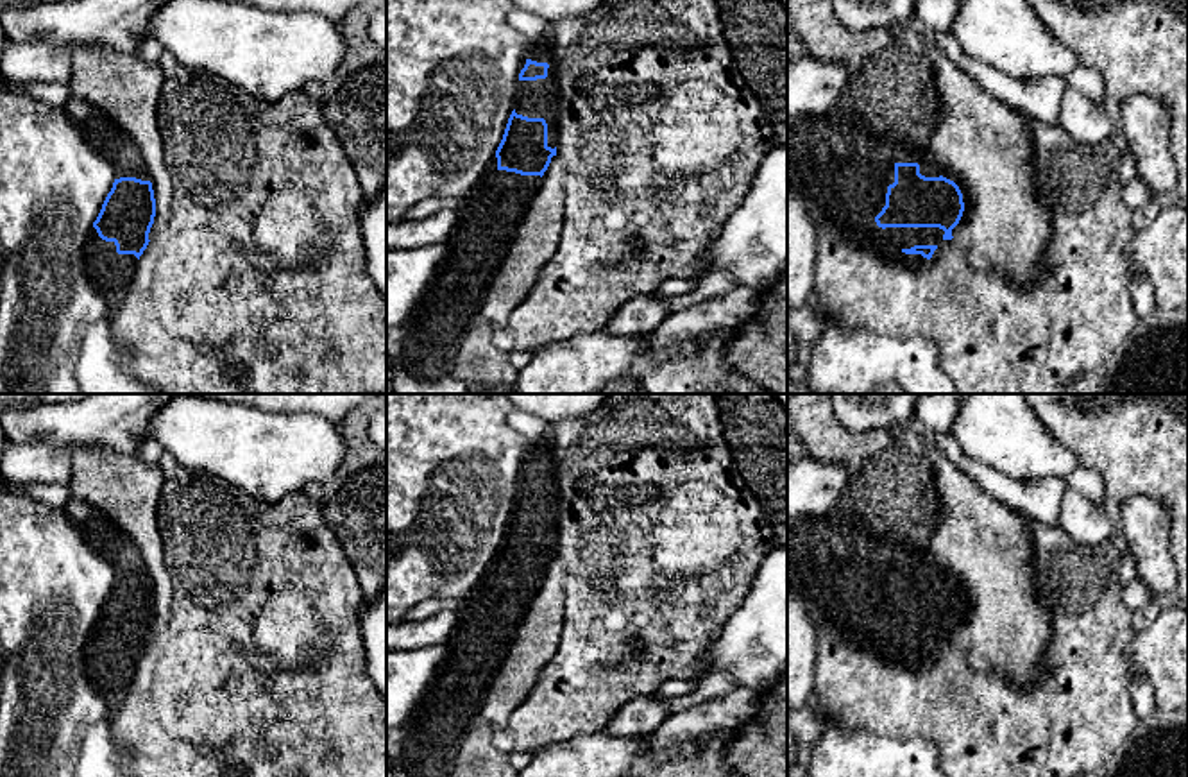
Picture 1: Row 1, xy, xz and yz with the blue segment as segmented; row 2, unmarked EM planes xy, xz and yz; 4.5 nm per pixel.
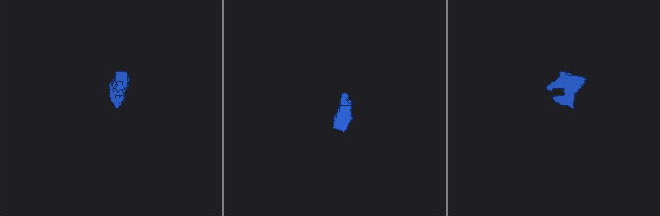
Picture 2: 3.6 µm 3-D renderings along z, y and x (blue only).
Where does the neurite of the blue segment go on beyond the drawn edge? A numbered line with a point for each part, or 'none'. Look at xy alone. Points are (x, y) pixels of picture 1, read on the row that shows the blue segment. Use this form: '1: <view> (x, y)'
1: xy (111, 273)

